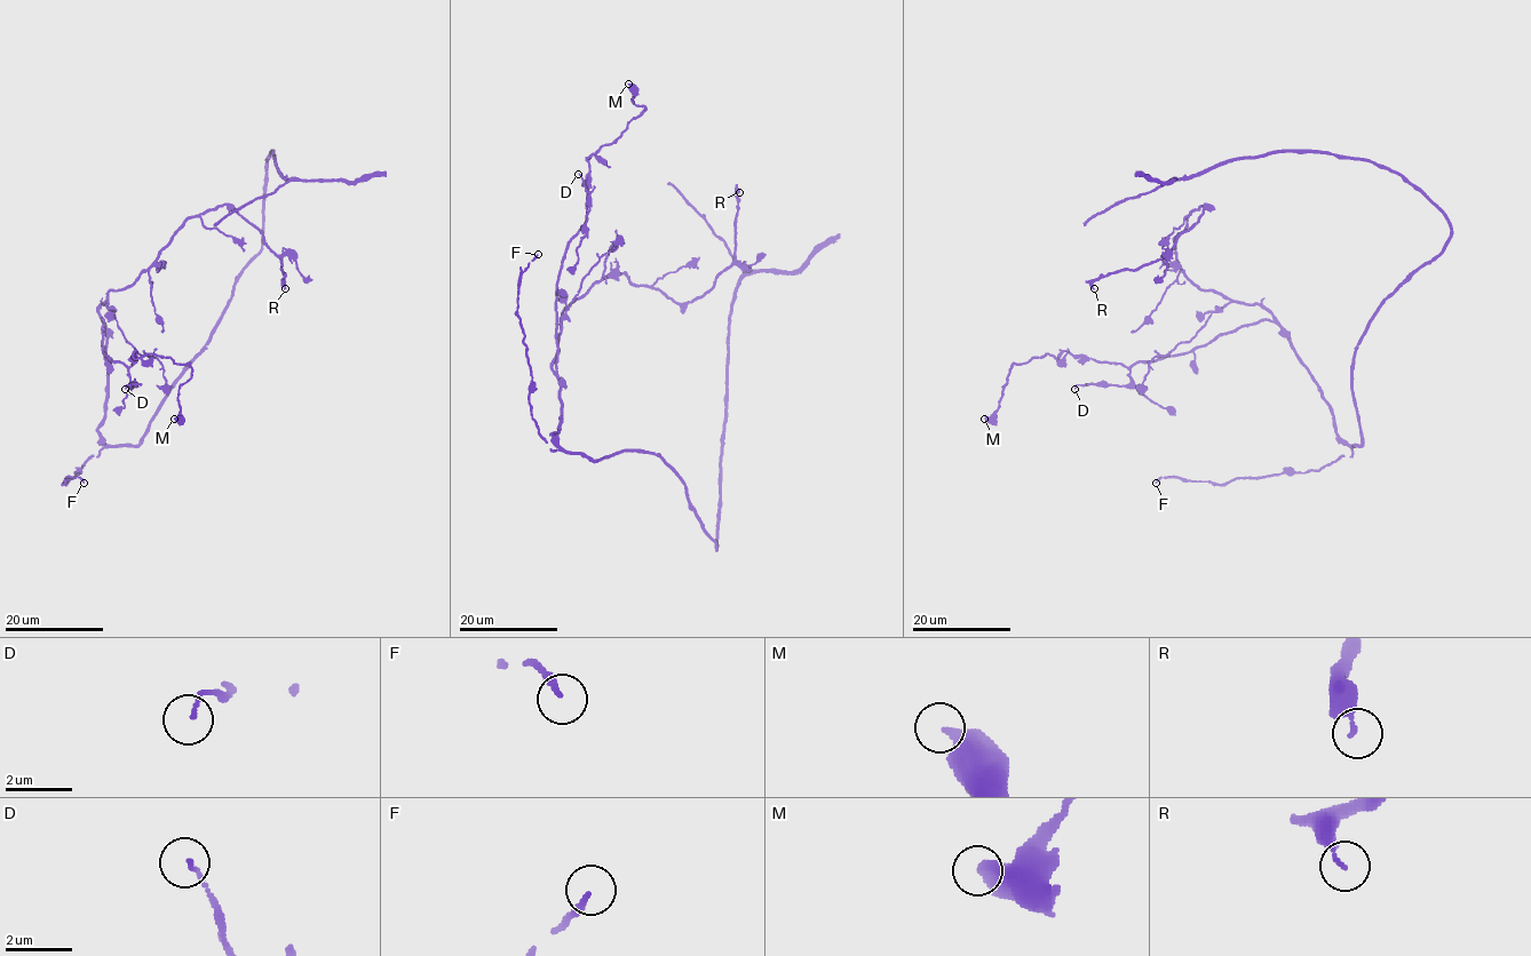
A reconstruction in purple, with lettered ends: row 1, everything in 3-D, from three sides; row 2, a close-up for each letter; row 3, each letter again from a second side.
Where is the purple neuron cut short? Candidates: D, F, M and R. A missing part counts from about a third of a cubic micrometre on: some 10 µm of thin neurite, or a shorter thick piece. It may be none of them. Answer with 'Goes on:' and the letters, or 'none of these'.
Goes on: F

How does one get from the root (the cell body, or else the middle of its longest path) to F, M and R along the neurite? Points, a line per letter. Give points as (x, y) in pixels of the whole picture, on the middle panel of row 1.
F: (623, 451), (600, 460), (553, 451), (531, 417), (531, 371), (517, 315), (517, 280), (538, 254)
M: (623, 451), (591, 460), (550, 435), (561, 416), (557, 279), (586, 220), (587, 159), (645, 108), (628, 84)
R: (623, 451), (591, 460), (550, 435), (562, 312), (615, 273), (681, 303), (706, 294), (735, 259), (739, 192)

